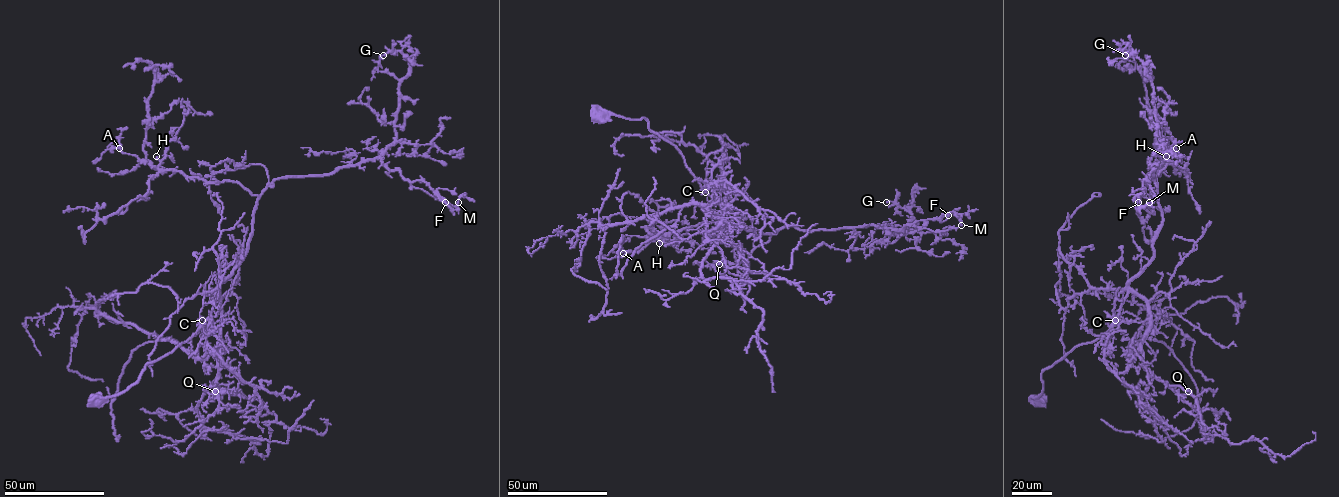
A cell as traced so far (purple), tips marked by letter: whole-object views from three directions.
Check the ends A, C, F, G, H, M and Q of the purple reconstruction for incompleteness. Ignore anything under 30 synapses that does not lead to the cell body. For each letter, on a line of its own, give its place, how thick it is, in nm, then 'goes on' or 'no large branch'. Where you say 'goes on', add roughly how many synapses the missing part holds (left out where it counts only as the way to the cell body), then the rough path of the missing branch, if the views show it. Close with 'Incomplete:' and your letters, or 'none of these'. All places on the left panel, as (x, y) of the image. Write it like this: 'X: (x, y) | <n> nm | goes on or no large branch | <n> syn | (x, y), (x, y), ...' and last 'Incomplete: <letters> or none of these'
A: (119, 148) | 360 nm | no large branch
C: (202, 320) | 130 nm | no large branch
F: (445, 202) | 400 nm | no large branch
G: (383, 55) | 320 nm | goes on | 80 syn
H: (156, 156) | 240 nm | no large branch
M: (458, 202) | 400 nm | no large branch
Q: (215, 391) | 360 nm | no large branch
Incomplete: G

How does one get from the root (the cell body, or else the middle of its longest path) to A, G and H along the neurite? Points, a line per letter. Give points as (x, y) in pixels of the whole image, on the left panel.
A: (98, 400), (126, 390), (147, 363), (201, 326), (243, 256), (258, 197), (236, 182), (158, 170), (119, 148)
G: (98, 400), (201, 326), (268, 184), (359, 165), (394, 141), (409, 60), (383, 55)
H: (98, 400), (126, 390), (147, 363), (201, 326), (251, 232), (257, 196), (236, 182), (159, 170), (156, 156)

